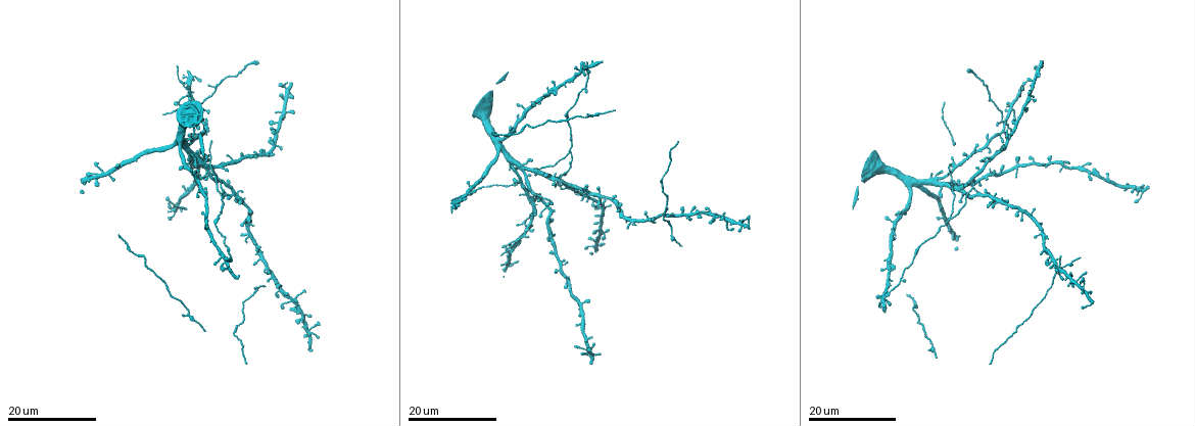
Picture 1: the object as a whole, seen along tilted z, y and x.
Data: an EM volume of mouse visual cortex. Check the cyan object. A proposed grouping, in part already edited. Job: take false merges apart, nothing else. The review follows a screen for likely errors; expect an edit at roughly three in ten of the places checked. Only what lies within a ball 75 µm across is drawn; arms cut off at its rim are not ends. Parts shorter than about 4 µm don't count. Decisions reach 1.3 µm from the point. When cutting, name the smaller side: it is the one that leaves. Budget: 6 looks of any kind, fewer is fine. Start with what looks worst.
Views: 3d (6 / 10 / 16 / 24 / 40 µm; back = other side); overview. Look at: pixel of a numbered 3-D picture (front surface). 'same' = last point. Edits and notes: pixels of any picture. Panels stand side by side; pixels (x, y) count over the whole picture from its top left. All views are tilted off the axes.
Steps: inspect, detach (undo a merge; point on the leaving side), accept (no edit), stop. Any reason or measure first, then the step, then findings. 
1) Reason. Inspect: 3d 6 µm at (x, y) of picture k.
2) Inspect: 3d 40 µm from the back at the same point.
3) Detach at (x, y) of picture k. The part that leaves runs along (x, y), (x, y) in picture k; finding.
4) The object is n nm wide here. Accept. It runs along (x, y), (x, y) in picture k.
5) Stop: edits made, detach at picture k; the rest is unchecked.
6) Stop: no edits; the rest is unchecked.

Inspect: 3d 16 µm at (571, 152) of picture 1.

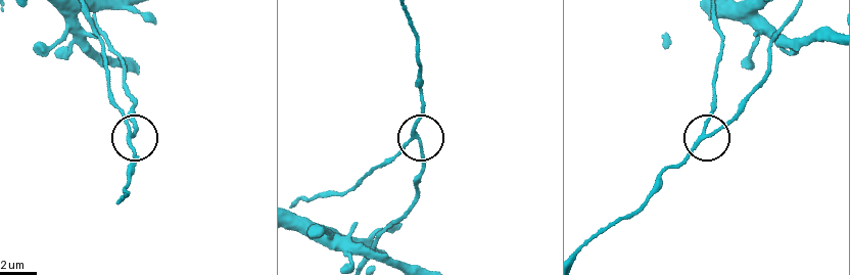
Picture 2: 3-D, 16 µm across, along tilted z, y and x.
Inspect: 3d 10 µm at (133, 134) of picture 2.

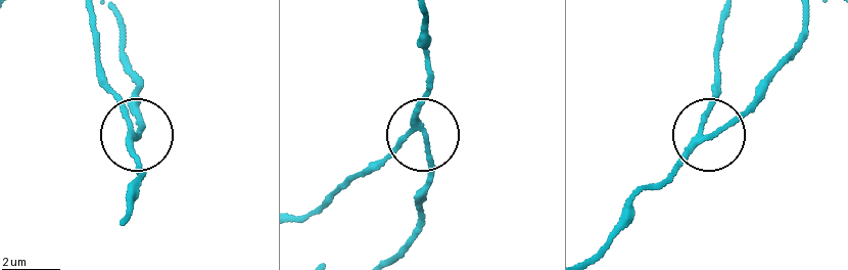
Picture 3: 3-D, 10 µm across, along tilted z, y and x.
Inspect: 3d 6 µm at (420, 130) of picture 3.

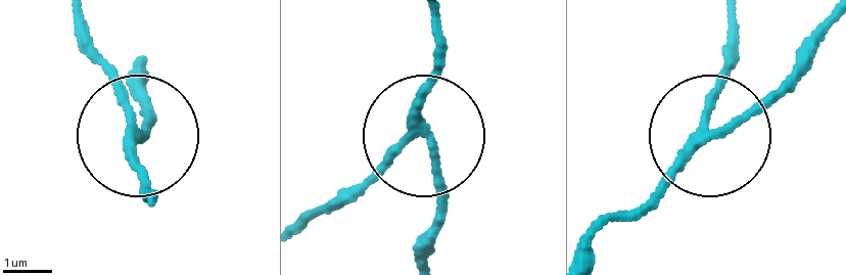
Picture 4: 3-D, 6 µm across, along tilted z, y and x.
3 arms meet here. Accept. It runs along (588, 246), (800, 60) in picture 4; all the same neuron.

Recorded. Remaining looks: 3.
Small branch off a trunk. Inspect: 3d 16 µm at (954, 166) of picture 1.

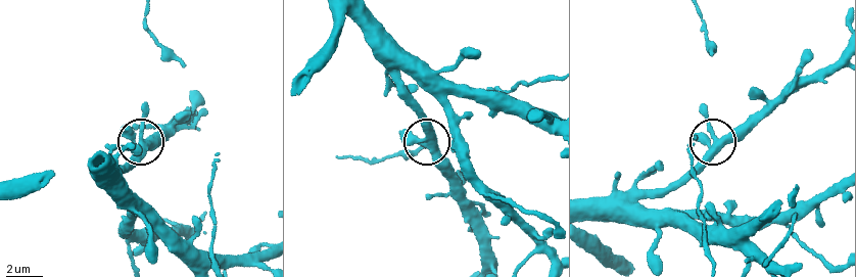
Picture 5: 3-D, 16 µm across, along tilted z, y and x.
Zoom in. Inspect: 3d 6 µm at (433, 147) of picture 5.

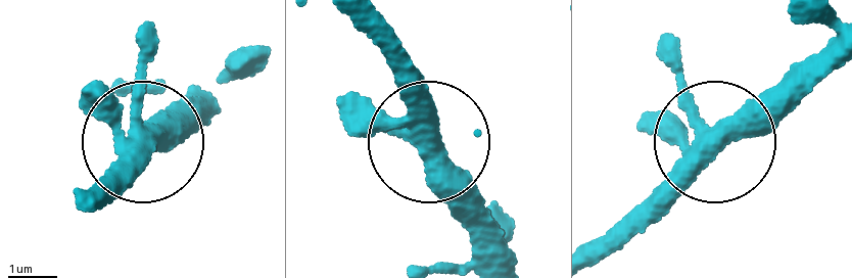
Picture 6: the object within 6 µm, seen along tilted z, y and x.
The side arm is 20 µm long. Accept. It runs along (598, 233), (713, 138), (673, 34) in picture 6; continuous, no second neuron.

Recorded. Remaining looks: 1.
Stop: no edits; the rest is unchecked.

